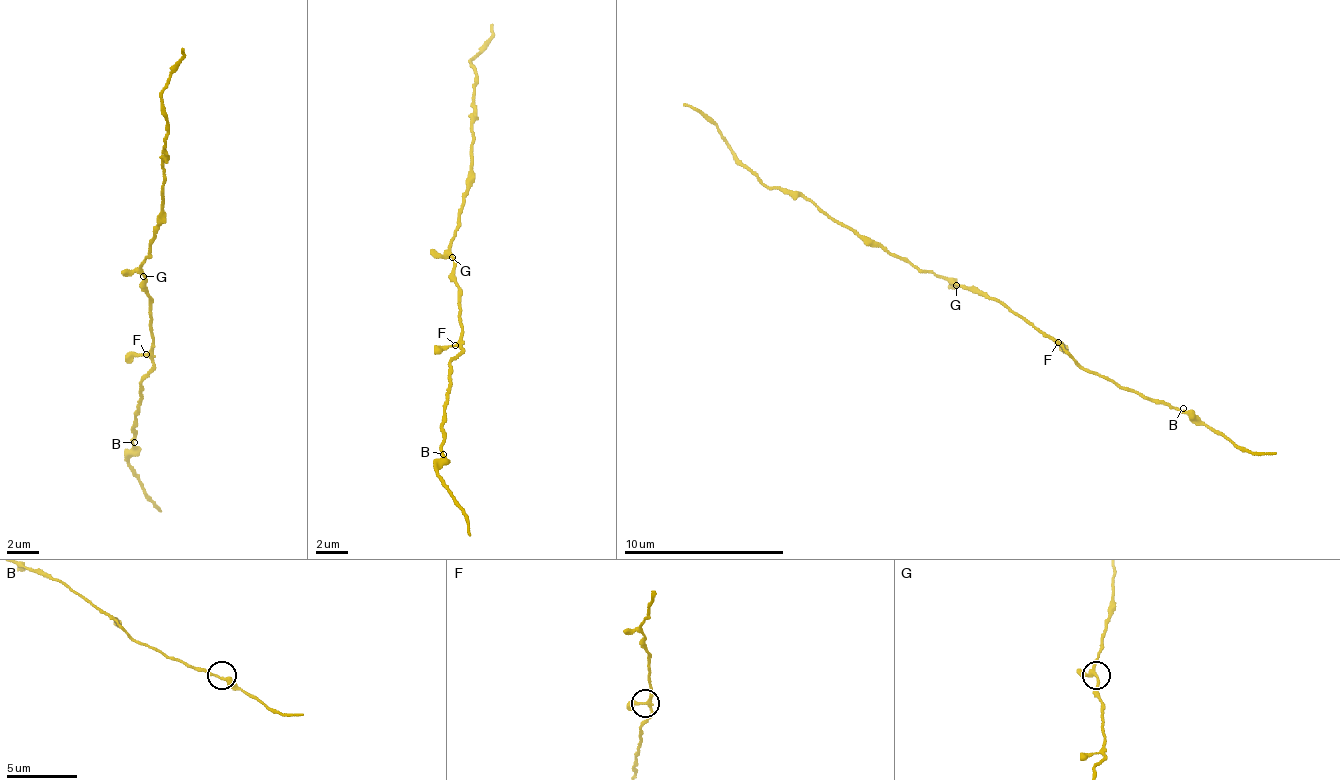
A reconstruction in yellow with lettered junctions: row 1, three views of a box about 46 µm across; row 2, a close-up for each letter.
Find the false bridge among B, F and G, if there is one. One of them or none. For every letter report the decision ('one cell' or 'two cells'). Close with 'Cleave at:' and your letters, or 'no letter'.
B: one cell
F: one cell
G: two cells
Cleave at: G

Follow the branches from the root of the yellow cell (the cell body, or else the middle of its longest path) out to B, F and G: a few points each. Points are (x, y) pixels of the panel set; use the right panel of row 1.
B: (977, 287), (1054, 337), (1082, 367), (1114, 379), (1122, 387), (1183, 408)
F: (977, 287), (1006, 302), (1058, 342)
G: (977, 287), (957, 284)

